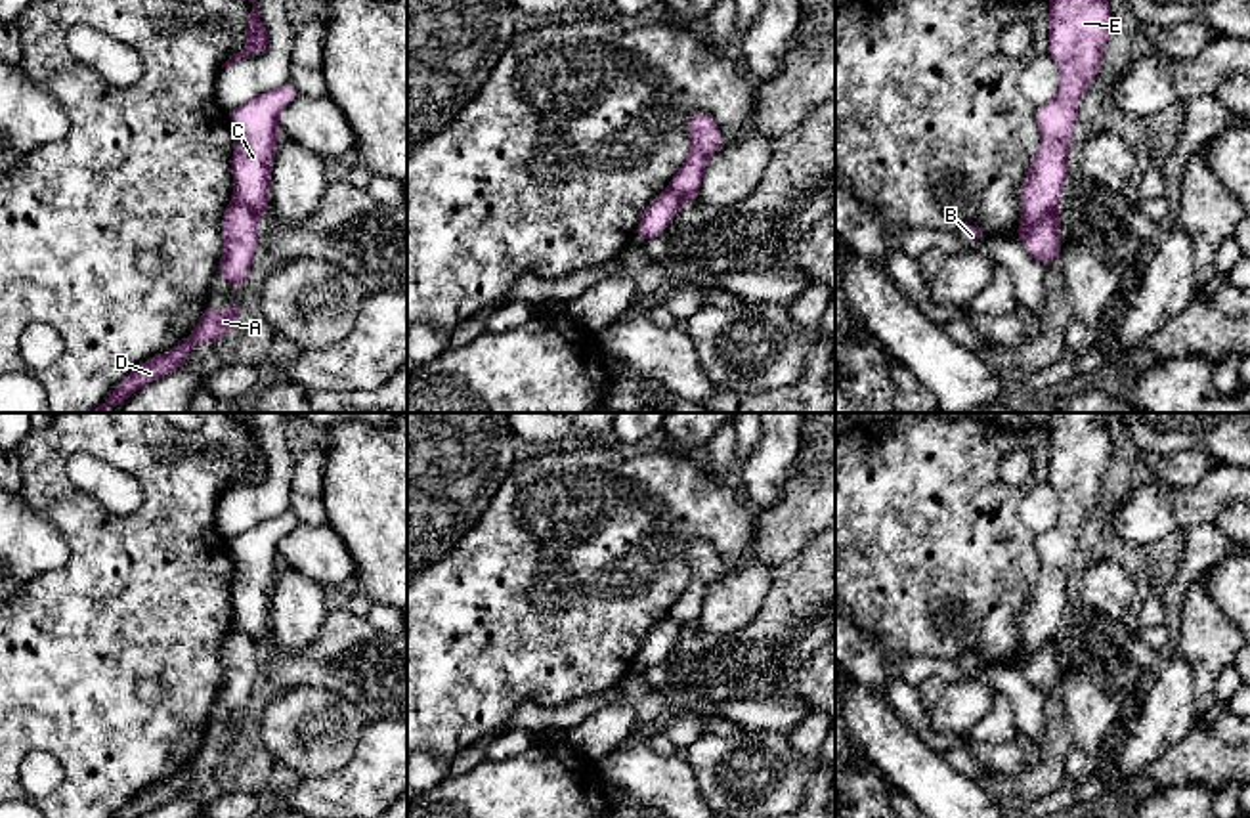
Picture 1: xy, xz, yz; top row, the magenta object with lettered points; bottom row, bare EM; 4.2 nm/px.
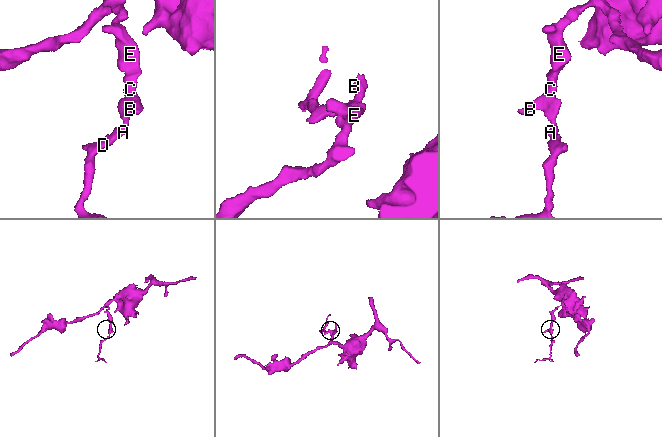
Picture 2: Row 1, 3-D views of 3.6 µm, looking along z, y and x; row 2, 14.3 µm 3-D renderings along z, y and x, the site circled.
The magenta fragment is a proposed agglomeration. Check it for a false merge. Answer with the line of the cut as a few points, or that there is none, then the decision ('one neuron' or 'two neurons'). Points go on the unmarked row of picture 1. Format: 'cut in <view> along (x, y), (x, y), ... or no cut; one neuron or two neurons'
cut in yz along (1056, 633), (1021, 666); two neurons

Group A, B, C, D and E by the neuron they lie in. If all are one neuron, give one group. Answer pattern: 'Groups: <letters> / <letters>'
Groups: A D / B C E

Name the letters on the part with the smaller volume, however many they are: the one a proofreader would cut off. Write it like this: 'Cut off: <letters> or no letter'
Cut off: A, D

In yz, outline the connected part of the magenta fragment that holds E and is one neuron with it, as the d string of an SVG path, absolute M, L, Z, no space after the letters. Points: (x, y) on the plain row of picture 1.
M1051 413L1049 432L1047 484L1057 491L1061 508L1057 522L1036 535L1040 575L1021 612L1019 667L1061 629L1078 531L1095 508L1112 463L1112 441L1101 413Z

